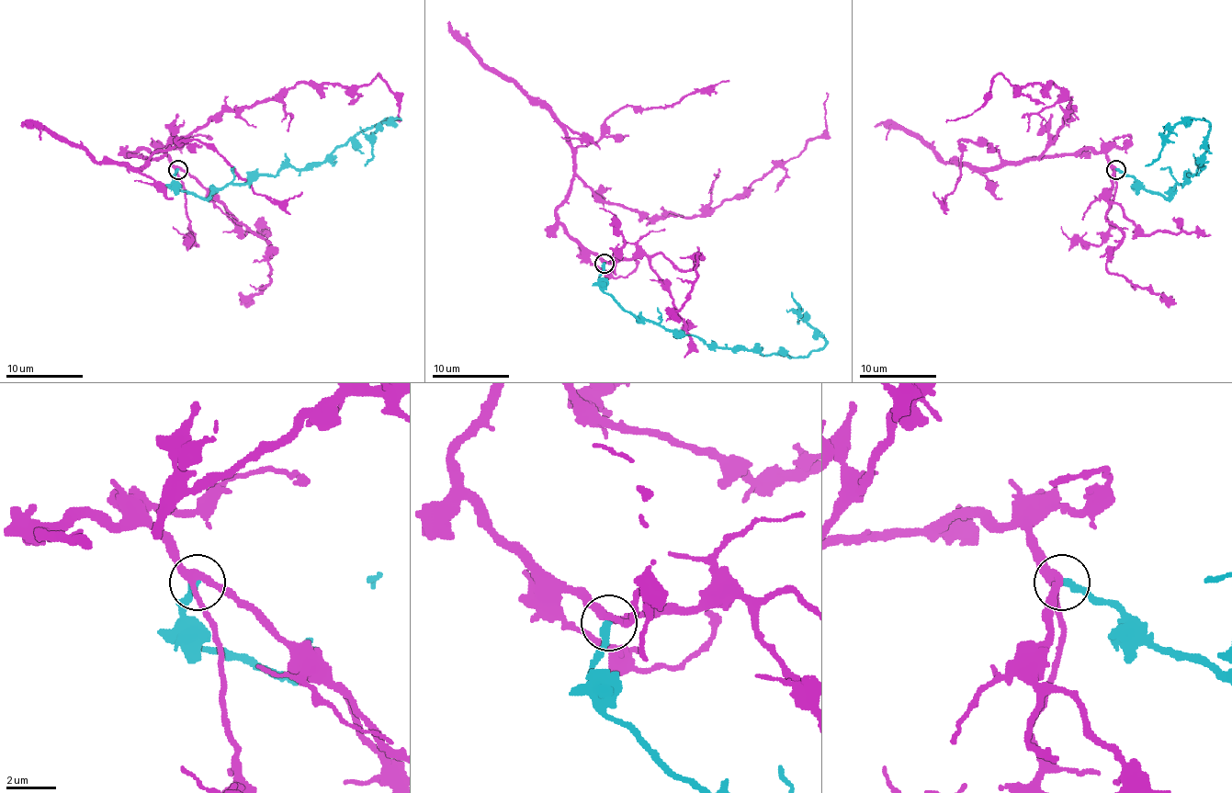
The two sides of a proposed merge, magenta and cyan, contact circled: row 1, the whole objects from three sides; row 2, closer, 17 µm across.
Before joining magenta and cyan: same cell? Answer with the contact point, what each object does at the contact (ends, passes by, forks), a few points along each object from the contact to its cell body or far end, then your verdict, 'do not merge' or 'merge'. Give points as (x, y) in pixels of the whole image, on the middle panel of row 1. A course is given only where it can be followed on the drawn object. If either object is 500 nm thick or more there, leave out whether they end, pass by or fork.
place (604, 263); magenta forks; cyan ends; course magenta (604, 264), (559, 219), (557, 206), (576, 176), (603, 200), (649, 217), (706, 215), (819, 138), (827, 92); course cyan (604, 264), (603, 290), (632, 313), (717, 346), (794, 358), (819, 350), (824, 341), (799, 315), (792, 292); do not merge

